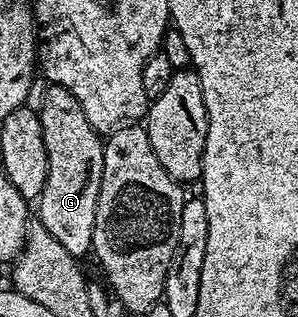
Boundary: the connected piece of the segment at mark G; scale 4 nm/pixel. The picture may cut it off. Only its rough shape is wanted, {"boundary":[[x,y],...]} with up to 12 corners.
{"boundary":[[57,84],[38,103],[39,224],[92,252],[104,140]]}

